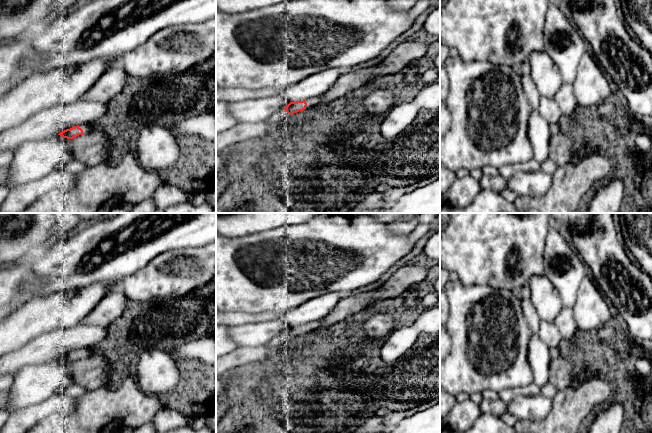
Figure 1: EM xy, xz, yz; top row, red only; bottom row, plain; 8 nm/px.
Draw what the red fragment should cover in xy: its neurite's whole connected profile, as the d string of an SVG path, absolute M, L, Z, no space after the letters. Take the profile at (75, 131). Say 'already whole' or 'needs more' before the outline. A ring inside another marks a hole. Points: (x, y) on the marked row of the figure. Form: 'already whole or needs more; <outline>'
needs more; M81 123L77 126L60 132L58 135L62 136L63 138L73 139L79 135L90 133L93 130L94 130L93 123Z

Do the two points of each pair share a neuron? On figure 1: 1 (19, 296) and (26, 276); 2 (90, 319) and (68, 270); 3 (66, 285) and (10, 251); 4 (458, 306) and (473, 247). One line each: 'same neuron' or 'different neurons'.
1: same neuron
2: different neurons
3: different neurons
4: different neurons

